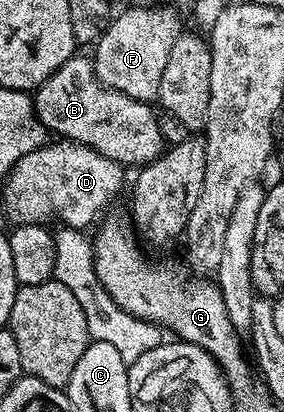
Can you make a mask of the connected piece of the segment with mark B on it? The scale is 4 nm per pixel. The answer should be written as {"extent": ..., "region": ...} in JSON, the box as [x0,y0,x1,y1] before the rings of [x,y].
{"extent":[33,55,166,167],"region":[[[74,55],[71,59],[67,59],[67,63],[63,63],[63,67],[55,71],[55,75],[51,75],[51,79],[47,79],[35,90],[33,108],[41,124],[50,134],[57,133],[53,135],[91,147],[99,151],[99,155],[107,155],[107,159],[118,161],[122,167],[149,165],[161,156],[166,148],[158,114],[156,112],[153,114],[154,106],[143,101],[133,101],[119,91],[105,88],[105,84],[97,80],[92,60],[88,56],[81,56]]]}

